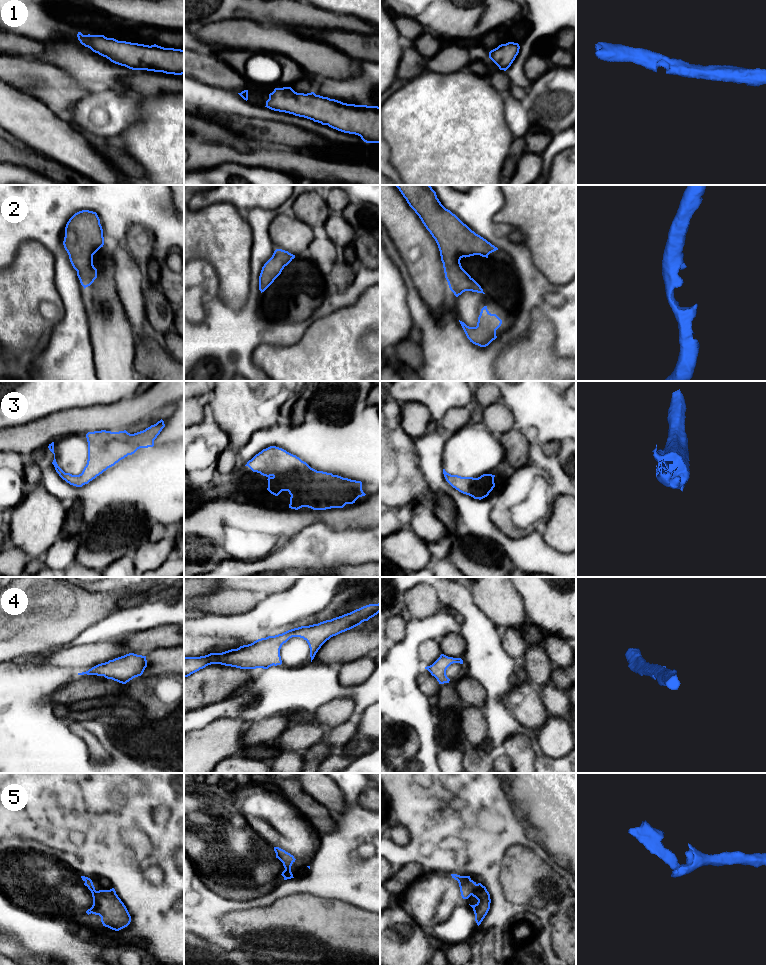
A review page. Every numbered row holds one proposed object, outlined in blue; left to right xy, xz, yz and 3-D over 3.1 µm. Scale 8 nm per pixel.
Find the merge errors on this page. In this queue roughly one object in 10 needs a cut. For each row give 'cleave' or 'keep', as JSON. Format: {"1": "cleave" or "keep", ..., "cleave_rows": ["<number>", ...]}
{"1": "keep", "2": "keep", "3": "keep", "4": "keep", "5": "keep", "cleave_rows": []}

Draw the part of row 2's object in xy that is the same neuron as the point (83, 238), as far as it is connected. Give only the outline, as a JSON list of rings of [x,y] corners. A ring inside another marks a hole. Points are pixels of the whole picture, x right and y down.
[[[89,210],[75,213],[66,224],[63,245],[85,289],[97,278],[93,255],[104,245],[97,213]]]

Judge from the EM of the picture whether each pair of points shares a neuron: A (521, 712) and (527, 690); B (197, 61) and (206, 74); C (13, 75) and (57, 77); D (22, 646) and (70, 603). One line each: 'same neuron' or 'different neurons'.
A: same neuron
B: same neuron
C: same neuron
D: same neuron

